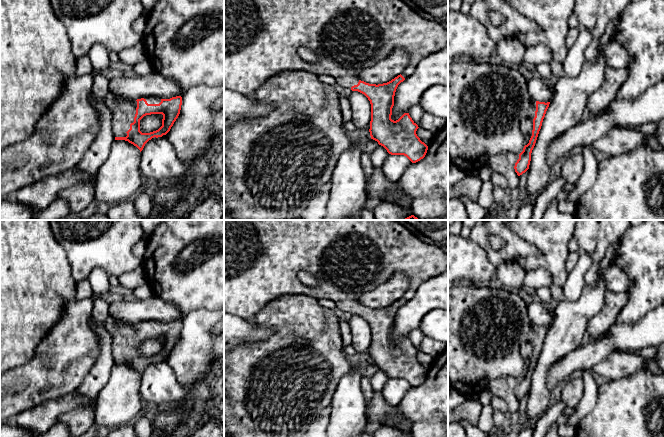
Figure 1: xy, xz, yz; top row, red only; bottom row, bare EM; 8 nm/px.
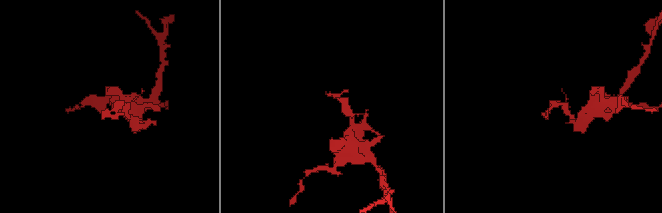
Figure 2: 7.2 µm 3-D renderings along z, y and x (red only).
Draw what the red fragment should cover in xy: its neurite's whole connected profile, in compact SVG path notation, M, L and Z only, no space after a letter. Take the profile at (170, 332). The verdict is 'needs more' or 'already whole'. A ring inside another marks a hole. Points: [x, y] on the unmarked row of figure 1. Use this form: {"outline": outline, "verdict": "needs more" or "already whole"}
{"outline": "M111 315L106 319L106 329L112 337L112 355L115 364L125 364L136 370L140 376L152 362L166 359L178 342L182 321L170 323L145 321L137 324L119 326ZM151 338L162 338L162 350L153 356L142 357L140 344Z", "verdict": "needs more"}

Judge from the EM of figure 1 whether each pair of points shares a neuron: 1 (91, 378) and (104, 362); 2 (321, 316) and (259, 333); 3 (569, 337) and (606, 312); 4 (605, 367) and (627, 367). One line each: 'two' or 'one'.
1: one
2: two
3: two
4: one

